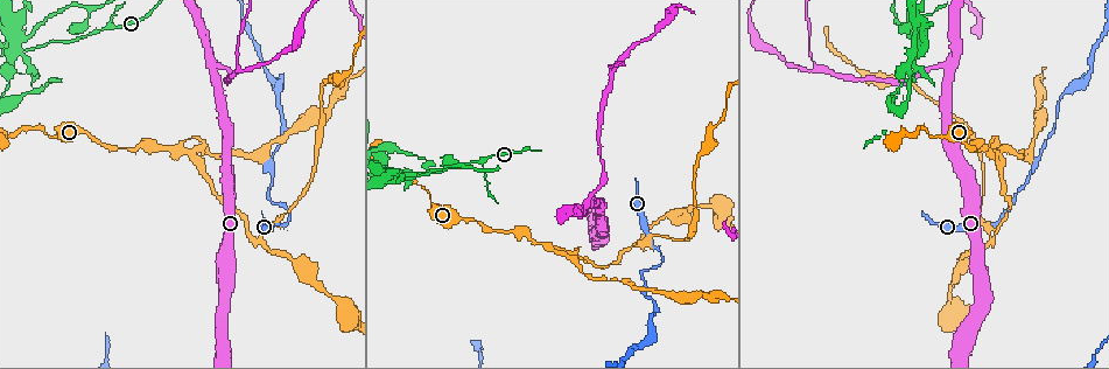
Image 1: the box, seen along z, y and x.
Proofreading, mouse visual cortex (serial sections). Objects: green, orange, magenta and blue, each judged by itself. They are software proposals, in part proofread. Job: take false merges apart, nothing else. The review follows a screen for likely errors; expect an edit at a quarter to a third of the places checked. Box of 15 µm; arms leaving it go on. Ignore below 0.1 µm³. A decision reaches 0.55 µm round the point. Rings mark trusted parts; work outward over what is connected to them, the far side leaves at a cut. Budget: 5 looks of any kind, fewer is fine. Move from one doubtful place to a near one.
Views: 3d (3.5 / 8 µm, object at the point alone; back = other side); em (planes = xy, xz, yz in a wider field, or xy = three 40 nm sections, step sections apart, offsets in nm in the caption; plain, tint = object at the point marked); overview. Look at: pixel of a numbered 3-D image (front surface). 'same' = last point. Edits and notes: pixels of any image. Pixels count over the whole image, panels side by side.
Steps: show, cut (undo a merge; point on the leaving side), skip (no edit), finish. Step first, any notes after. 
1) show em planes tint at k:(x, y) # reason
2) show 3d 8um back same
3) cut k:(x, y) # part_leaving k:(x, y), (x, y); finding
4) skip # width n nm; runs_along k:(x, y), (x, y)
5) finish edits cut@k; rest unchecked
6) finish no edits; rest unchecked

show 3d 3.5um at 1:(588, 206) # calibre changes

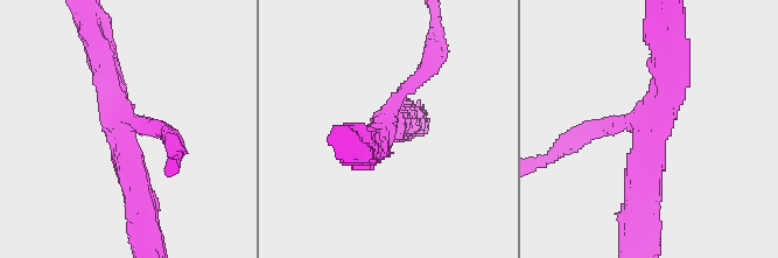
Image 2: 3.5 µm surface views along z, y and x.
show em xy step 3 tint at 2:(646, 136) # arms 3; arm_widths 200, 400, 400 nm; shape alone is not enough

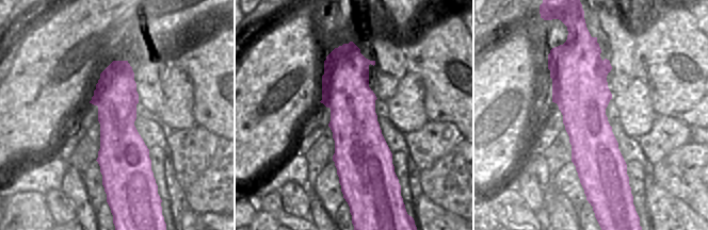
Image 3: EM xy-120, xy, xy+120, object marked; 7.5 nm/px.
skip # width 400 nm; runs_along 2:(643, 213), (643, 130), (589, 130); continuous, no second cell

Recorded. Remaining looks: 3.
show 3d 8um at 1:(817, 70)

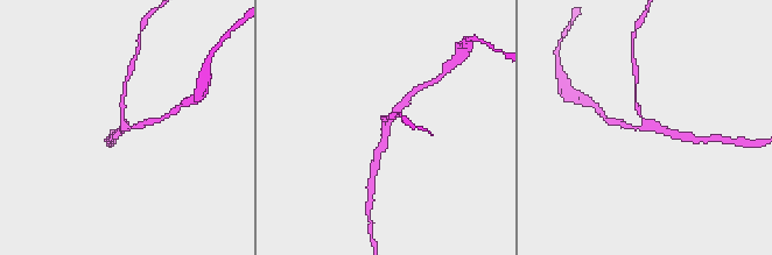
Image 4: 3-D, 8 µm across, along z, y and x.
show em xy step 1 tint at 4:(384, 127) # arms 3; arm_widths 150, 200, 200 nm; need the tissue

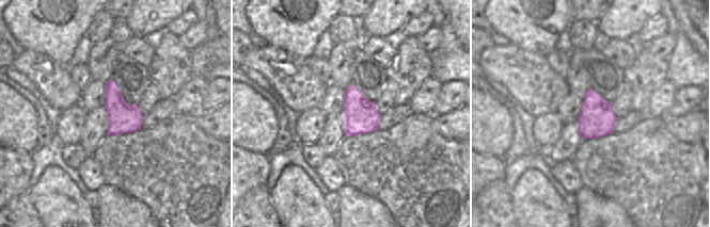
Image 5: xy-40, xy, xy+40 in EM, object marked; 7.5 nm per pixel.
skip # all the same cell

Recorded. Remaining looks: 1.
finish no edits; rest unchecked

